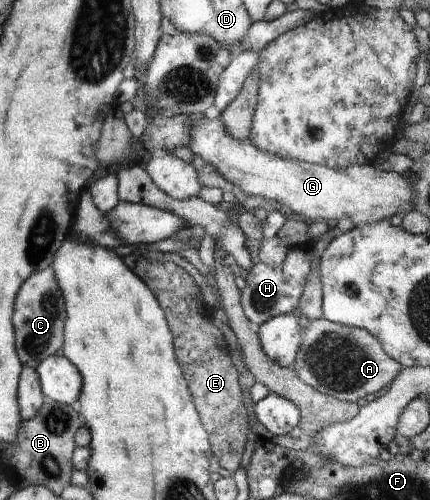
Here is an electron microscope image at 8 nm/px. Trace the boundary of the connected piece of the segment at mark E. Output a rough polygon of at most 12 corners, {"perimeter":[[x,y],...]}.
{"perimeter":[[122,261],[152,290],[209,435],[234,473],[251,426],[239,371],[174,262]]}

